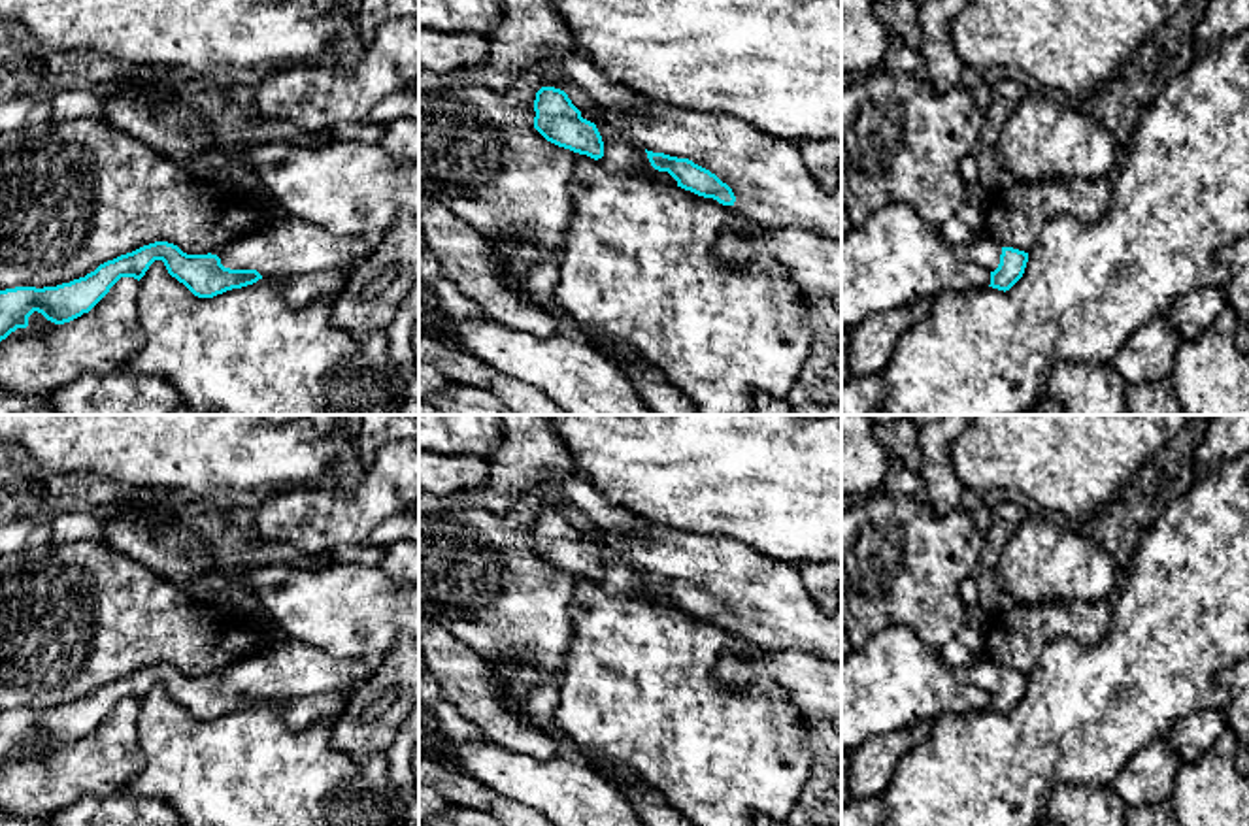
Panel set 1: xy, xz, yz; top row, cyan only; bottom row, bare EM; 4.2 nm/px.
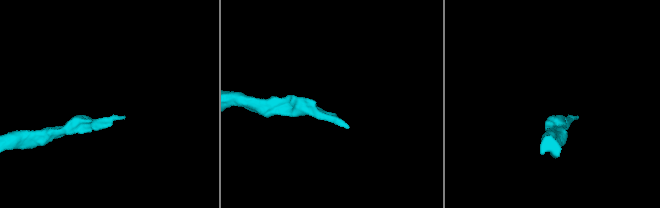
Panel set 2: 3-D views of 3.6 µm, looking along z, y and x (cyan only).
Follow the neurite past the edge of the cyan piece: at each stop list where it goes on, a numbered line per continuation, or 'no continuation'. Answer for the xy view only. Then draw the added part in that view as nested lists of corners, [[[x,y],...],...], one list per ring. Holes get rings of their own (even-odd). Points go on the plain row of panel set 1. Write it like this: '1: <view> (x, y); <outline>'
1: xy (283, 670); [[[283,637],[211,677],[230,692],[257,692],[264,702],[287,702],[326,692],[355,696],[374,677],[375,664],[364,658],[334,658],[326,651]]]

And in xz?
1: xz (772, 610); [[[653,528],[641,536],[615,539],[619,553],[634,568],[653,575],[689,581],[726,605],[734,619],[734,632],[764,651],[798,649],[841,662],[841,609],[823,613],[808,596],[798,566],[770,560],[732,537],[687,534]]]

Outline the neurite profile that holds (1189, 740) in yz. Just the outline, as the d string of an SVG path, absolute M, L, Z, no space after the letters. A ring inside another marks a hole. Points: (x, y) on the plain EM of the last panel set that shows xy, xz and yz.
M1204 709L1172 726L1166 741L1181 764L1192 764L1226 728L1224 711Z

